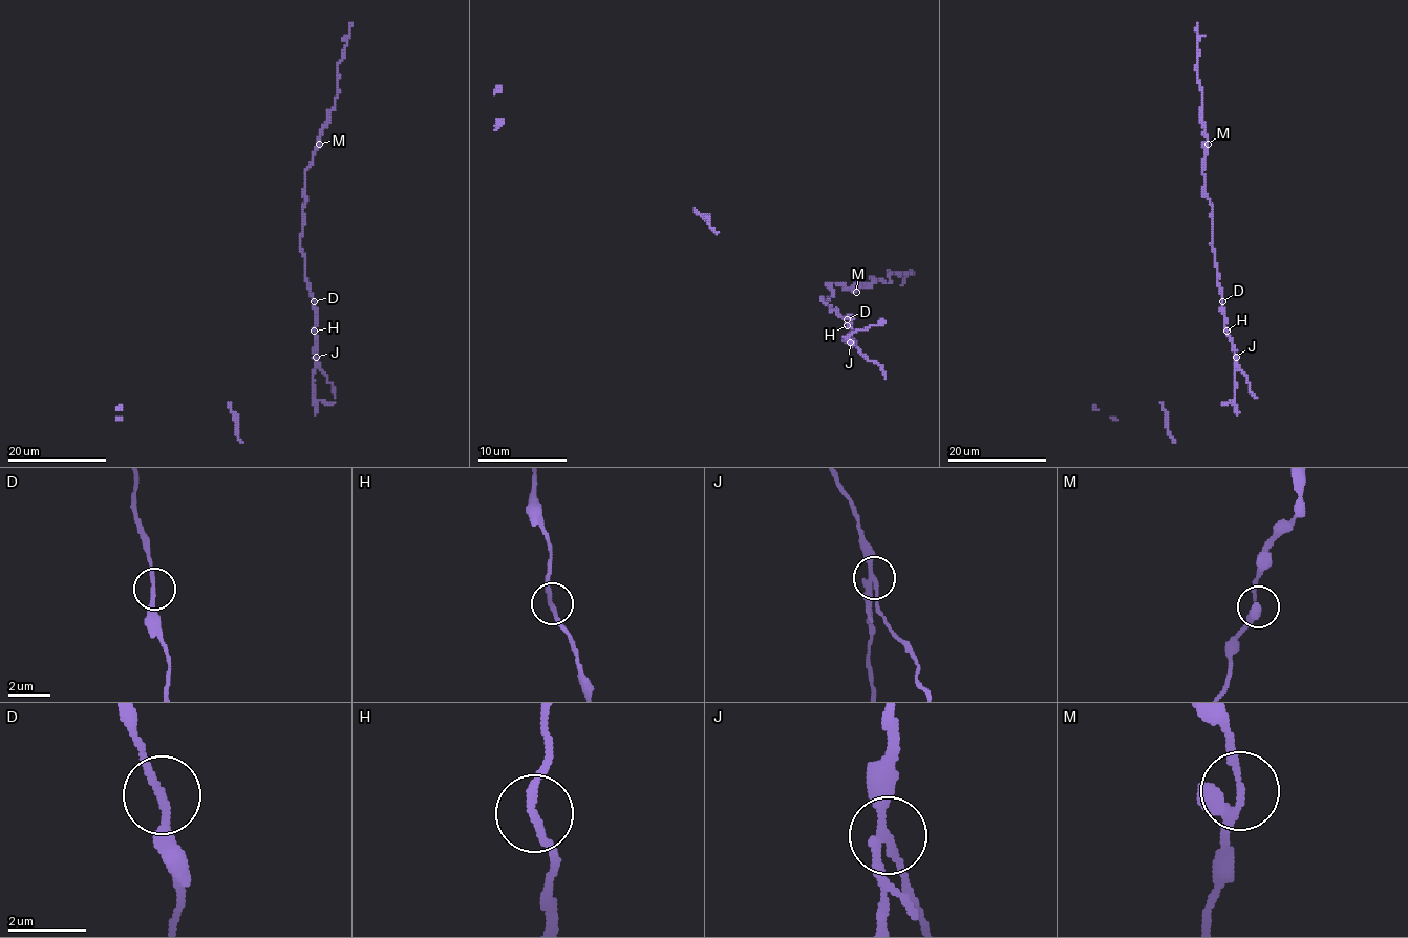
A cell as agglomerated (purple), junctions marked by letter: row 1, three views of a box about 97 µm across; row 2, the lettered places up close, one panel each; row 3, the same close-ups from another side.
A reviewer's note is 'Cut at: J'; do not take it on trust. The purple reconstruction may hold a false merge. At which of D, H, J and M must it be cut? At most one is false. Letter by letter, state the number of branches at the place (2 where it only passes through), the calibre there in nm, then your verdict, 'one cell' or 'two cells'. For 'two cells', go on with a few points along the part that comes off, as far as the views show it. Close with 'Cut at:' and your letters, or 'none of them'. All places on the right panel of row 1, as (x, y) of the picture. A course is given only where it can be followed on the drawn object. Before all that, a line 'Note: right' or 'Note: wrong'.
Note: right
D: 2 | 200 nm | one cell
H: 2 | 180 nm | one cell
J: 3 | 190 nm | two cells | (1236, 357), (1236, 364), (1256, 397)
M: 3 | 180 nm | one cell
Cut at: J

